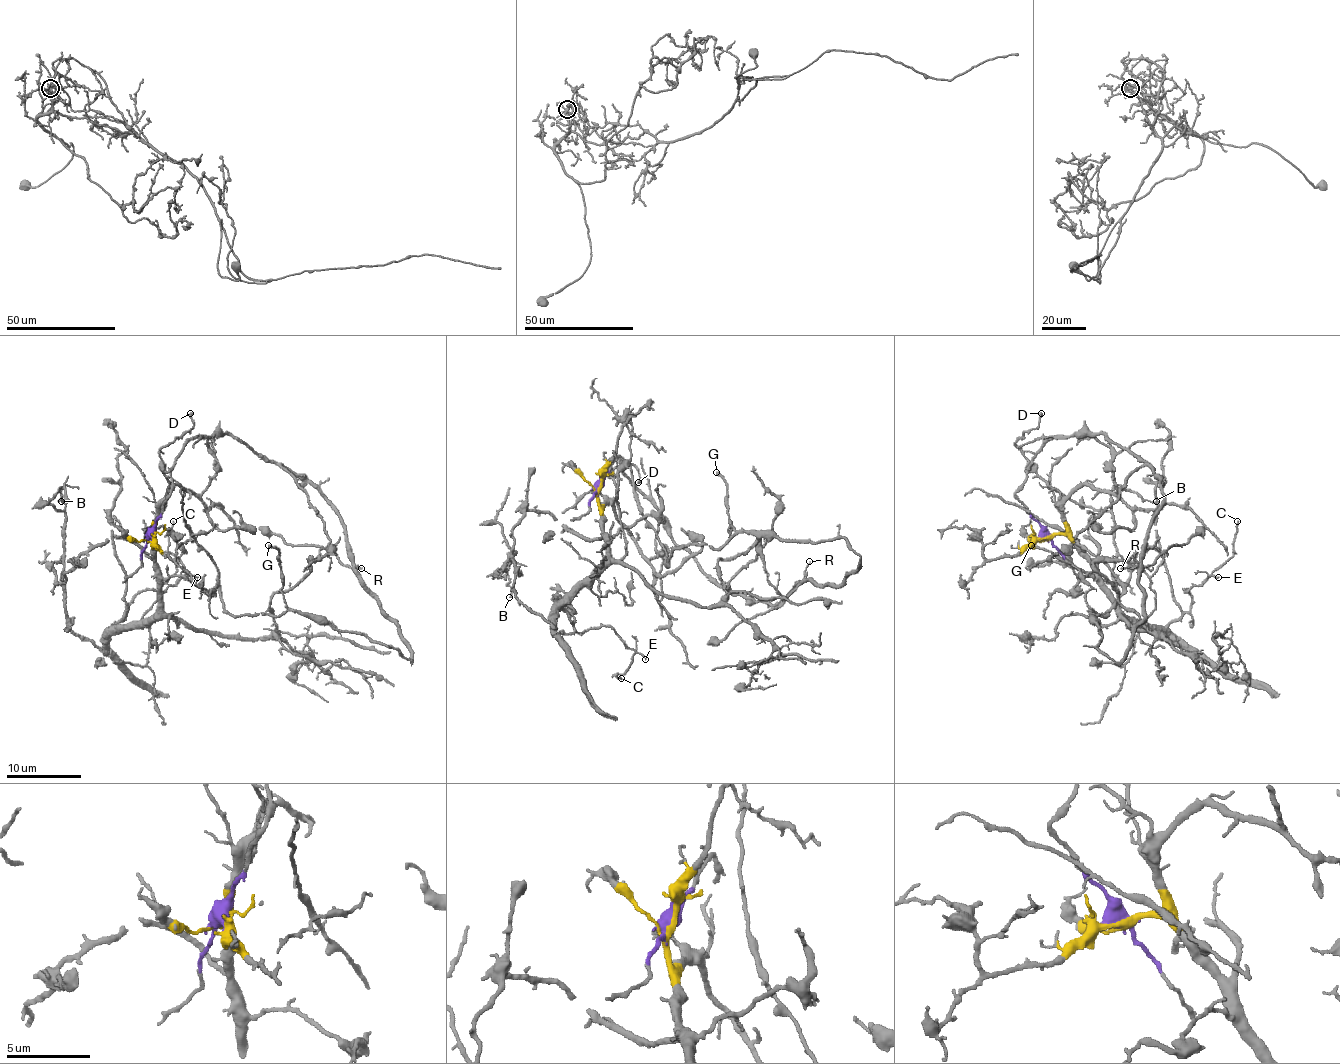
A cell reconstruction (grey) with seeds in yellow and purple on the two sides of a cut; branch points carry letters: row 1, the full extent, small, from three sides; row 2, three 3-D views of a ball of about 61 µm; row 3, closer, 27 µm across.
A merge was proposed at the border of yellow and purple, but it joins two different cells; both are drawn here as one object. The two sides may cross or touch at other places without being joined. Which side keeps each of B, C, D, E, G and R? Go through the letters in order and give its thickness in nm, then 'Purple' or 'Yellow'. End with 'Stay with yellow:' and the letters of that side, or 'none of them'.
B: Thickness 140 nm. Yellow
C: Thickness 160 nm. Yellow
D: Thickness 190 nm. Yellow
E: Thickness 140 nm. Yellow
G: Thickness 240 nm. Purple
R: Thickness 120 nm. Purple
Stay with yellow: B, C, D, E

